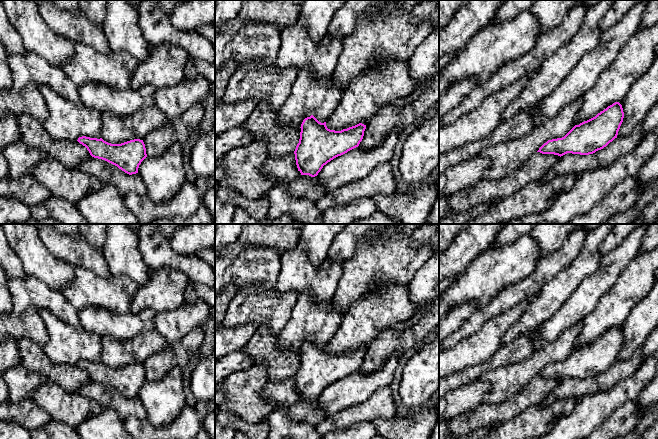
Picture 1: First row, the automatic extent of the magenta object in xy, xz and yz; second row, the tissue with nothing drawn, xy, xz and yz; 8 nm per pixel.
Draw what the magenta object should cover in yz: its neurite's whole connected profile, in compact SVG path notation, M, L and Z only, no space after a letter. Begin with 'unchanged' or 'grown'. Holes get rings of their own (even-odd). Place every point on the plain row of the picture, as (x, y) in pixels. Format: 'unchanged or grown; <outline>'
unchanged; M615 326L595 341L575 349L564 361L548 364L537 376L560 381L567 377L593 378L617 362L623 342L622 329Z

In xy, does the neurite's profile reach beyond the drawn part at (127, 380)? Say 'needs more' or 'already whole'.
already whole

